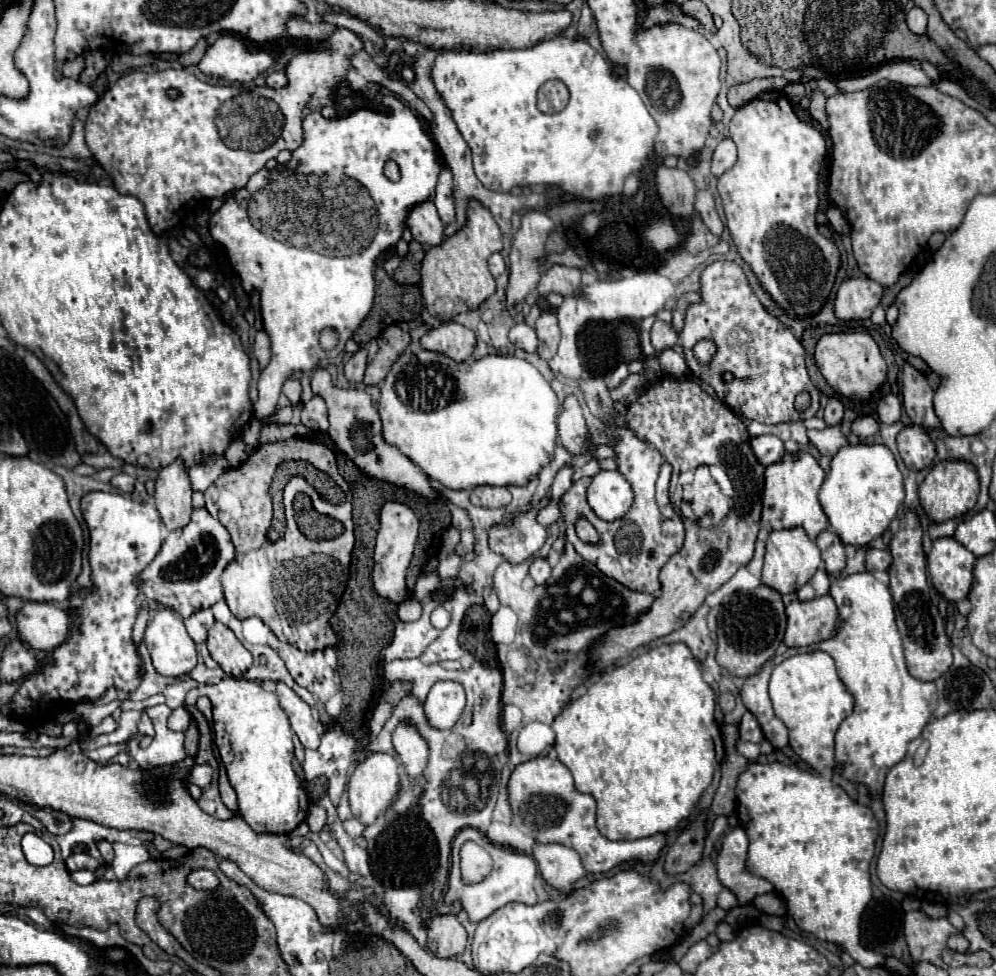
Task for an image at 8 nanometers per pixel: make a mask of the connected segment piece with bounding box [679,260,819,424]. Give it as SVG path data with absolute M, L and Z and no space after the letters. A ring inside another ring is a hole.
M727 260L709 264L701 272L699 294L701 302L689 306L685 326L679 336L689 370L709 384L715 390L715 396L743 418L763 424L813 418L819 408L819 394L809 380L803 360L803 346L789 328L783 328L783 324L761 306L743 268ZM741 336L747 336L745 344L741 344ZM701 338L711 338L719 348L707 366L699 366L693 356L693 344ZM723 372L731 372L735 380L725 384L721 380ZM803 390L811 394L811 406L805 412L797 412L793 400Z

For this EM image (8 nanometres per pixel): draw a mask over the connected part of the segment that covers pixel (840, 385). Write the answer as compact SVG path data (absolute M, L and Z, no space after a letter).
M825 334L821 336L821 340L817 342L817 348L815 348L815 360L817 360L817 366L821 370L821 374L825 376L825 380L829 382L829 386L833 390L837 390L839 394L847 396L847 398L853 398L857 396L859 402L867 400L887 378L887 366L885 366L885 360L877 348L877 342L869 336L869 334Z

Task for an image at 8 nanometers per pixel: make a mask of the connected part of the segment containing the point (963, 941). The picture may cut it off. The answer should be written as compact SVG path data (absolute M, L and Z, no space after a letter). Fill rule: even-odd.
M953 934L953 936L949 936L947 946L949 946L951 950L955 950L955 952L965 952L967 946L969 946L969 942L967 942L967 938L965 938L963 934Z

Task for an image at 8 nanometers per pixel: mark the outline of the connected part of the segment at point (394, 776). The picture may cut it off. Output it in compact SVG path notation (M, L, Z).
M375 752L369 754L363 762L359 762L349 778L349 804L353 816L361 824L371 824L379 814L383 814L399 794L399 772L397 760L391 754Z

